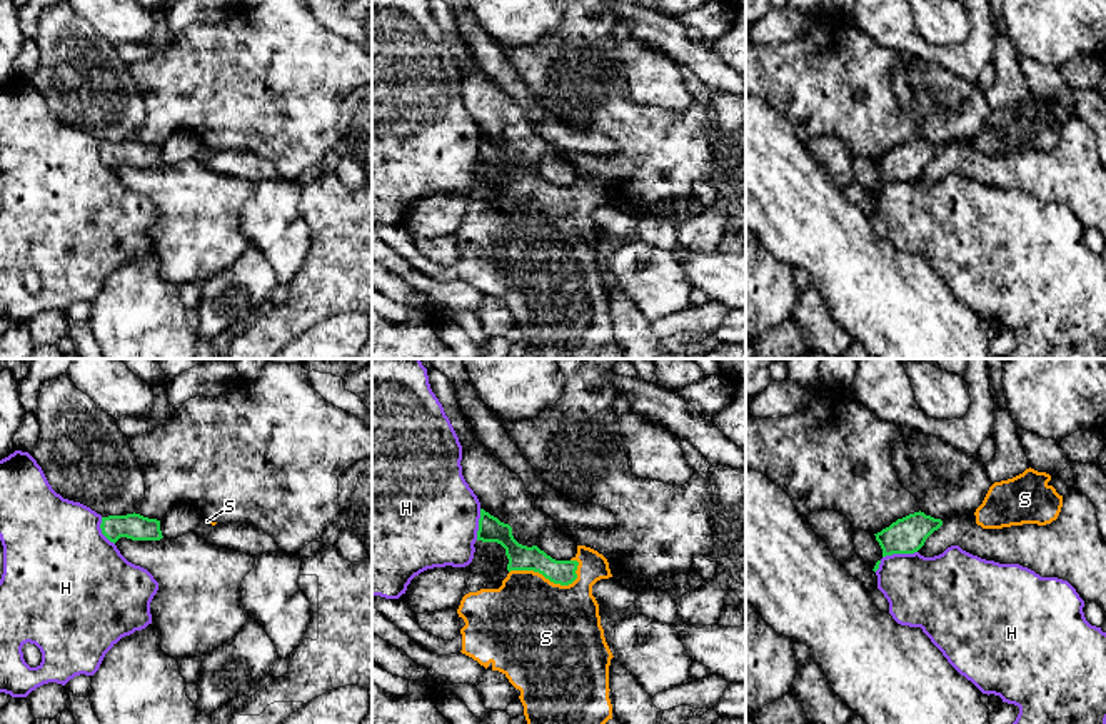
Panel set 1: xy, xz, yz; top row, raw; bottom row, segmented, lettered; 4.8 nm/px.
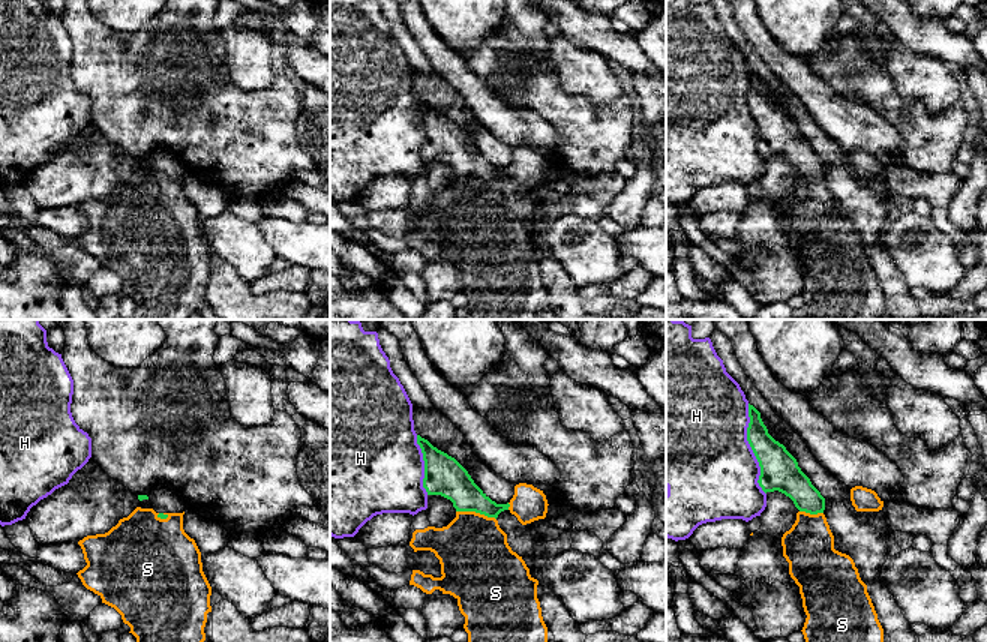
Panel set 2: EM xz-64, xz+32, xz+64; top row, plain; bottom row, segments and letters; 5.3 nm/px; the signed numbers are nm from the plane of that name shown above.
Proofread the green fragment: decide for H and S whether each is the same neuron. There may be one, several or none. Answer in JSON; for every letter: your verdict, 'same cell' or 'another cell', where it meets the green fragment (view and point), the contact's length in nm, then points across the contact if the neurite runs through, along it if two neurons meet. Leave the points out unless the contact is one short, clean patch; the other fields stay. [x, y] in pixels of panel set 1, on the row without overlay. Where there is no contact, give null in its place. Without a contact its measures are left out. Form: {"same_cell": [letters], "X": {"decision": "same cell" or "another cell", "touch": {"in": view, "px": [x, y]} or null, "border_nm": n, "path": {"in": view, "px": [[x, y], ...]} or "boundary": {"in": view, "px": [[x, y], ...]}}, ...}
{"same_cell": ["S"], "H": {"decision": "another cell", "touch": {"in": "yz", "px": [899, 179]}, "border_nm": 170}, "S": {"decision": "same cell", "touch": {"in": "xz", "px": [549, 206]}, "border_nm": 340, "path": {"in": "xz", "px": [[521, 184], [536, 199], [549, 206], [549, 222], [531, 254]]}}}

